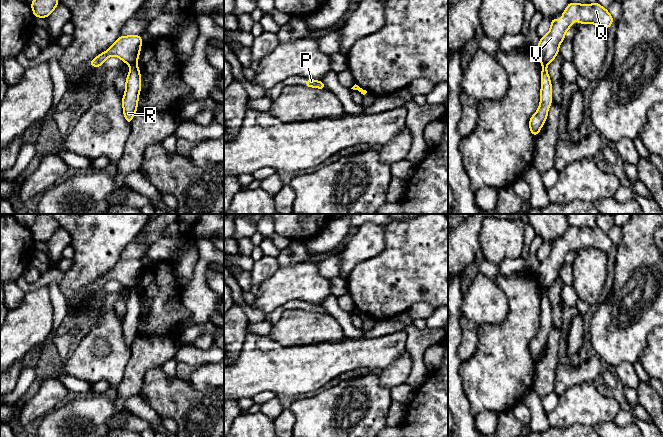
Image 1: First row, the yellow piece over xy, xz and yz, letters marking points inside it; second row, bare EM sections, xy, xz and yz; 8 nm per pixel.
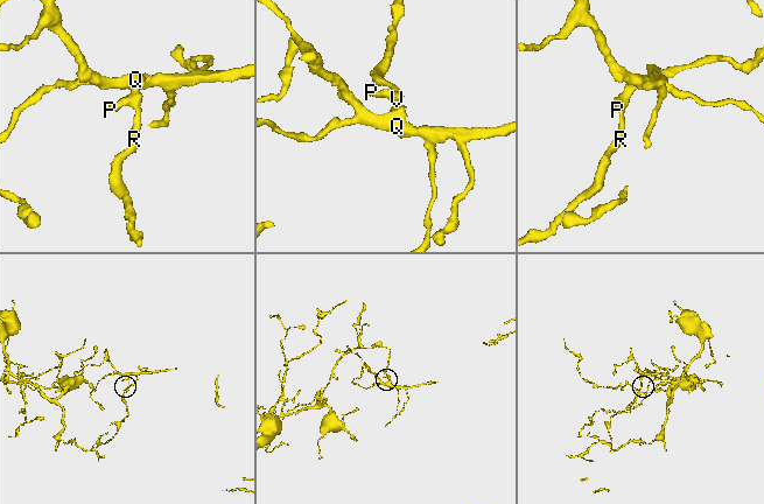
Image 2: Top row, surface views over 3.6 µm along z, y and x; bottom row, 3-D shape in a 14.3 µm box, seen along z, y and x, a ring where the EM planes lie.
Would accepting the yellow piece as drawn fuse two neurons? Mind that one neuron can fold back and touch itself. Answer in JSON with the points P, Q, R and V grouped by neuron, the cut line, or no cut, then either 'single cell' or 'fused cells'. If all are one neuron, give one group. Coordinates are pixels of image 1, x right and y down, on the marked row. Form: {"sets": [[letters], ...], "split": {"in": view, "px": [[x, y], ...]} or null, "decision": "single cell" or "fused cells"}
{"sets": [["P", "Q", "V"], ["R"]], "split": {"in": "xy", "px": [[135, 62], [129, 65]]}, "decision": "fused cells"}

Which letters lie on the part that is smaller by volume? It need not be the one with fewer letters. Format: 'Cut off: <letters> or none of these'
Cut off: P, Q, V

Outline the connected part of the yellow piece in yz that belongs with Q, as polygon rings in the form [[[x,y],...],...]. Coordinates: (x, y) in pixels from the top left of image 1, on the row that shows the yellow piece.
[[[569,2],[562,13],[561,20],[552,19],[549,32],[540,38],[536,51],[542,65],[548,65],[555,59],[559,53],[559,45],[562,43],[566,31],[571,28],[575,19],[580,24],[596,24],[606,29],[614,21],[608,10],[603,8],[598,2],[594,4]]]

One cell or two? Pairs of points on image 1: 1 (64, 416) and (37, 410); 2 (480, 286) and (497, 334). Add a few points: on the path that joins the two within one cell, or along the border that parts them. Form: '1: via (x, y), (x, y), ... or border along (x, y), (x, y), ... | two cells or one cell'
1: border along (67, 400), (45, 413), (39, 419) | two cells
2: border along (509, 306), (507, 316), (502, 322), (477, 326) | two cells

